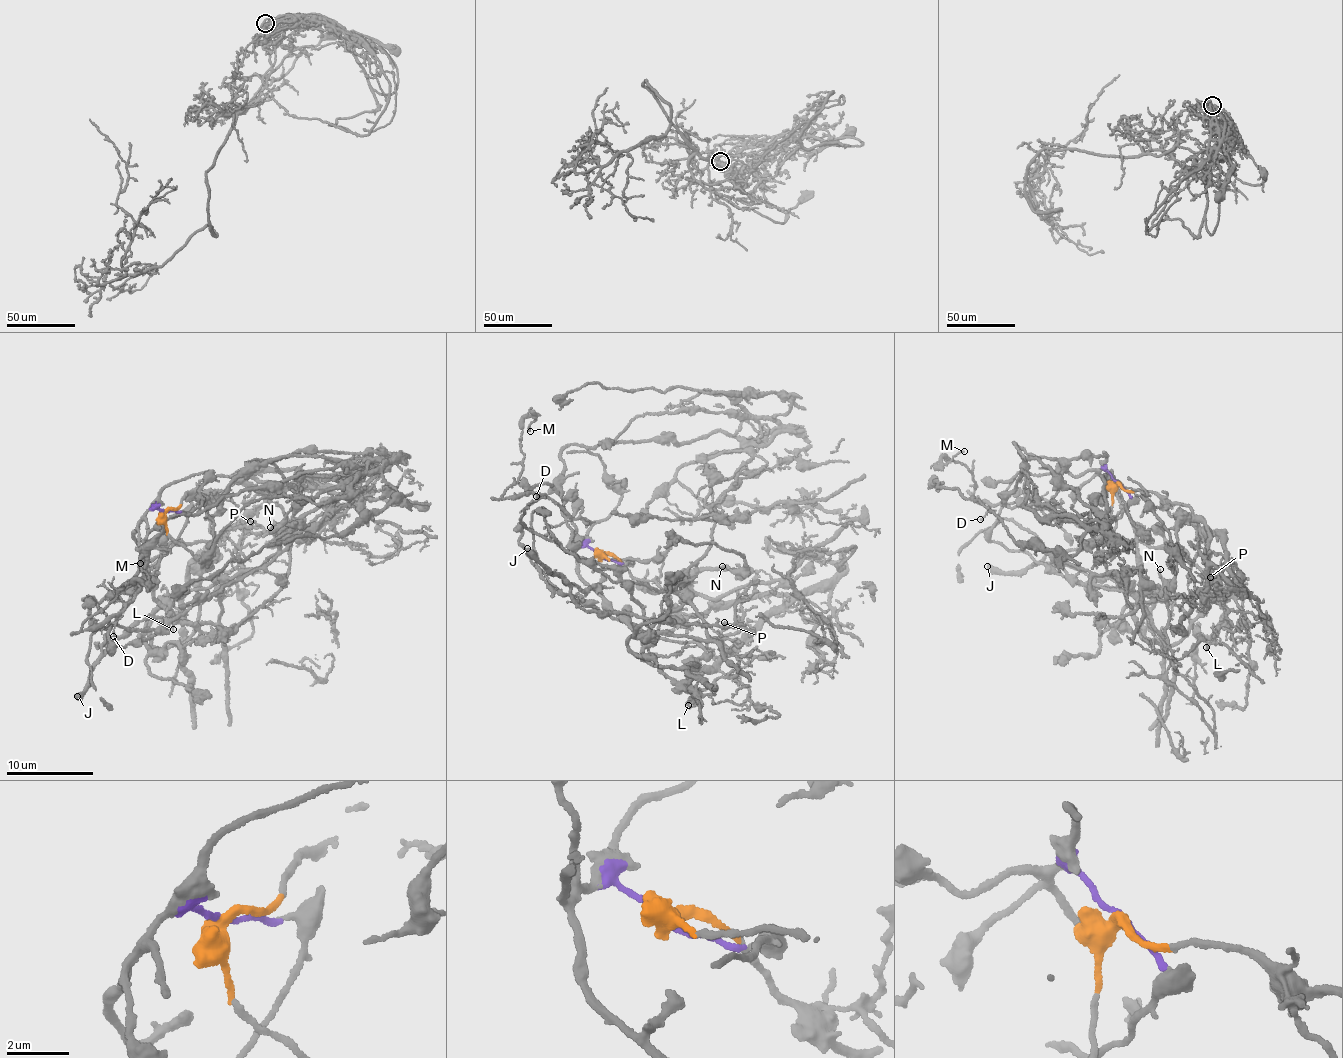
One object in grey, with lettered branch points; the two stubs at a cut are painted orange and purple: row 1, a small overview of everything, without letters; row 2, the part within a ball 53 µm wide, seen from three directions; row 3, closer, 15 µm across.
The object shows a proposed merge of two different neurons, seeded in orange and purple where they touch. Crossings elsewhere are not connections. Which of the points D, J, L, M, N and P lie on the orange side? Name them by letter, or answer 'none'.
L, N, P

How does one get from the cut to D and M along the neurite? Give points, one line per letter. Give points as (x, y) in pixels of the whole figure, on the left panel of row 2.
D: (164, 512), (148, 509), (147, 552), (133, 577), (81, 628), (99, 627), (113, 616), (113, 637)
M: (164, 512), (148, 509), (147, 552), (110, 602), (124, 583), (148, 577), (141, 564)

